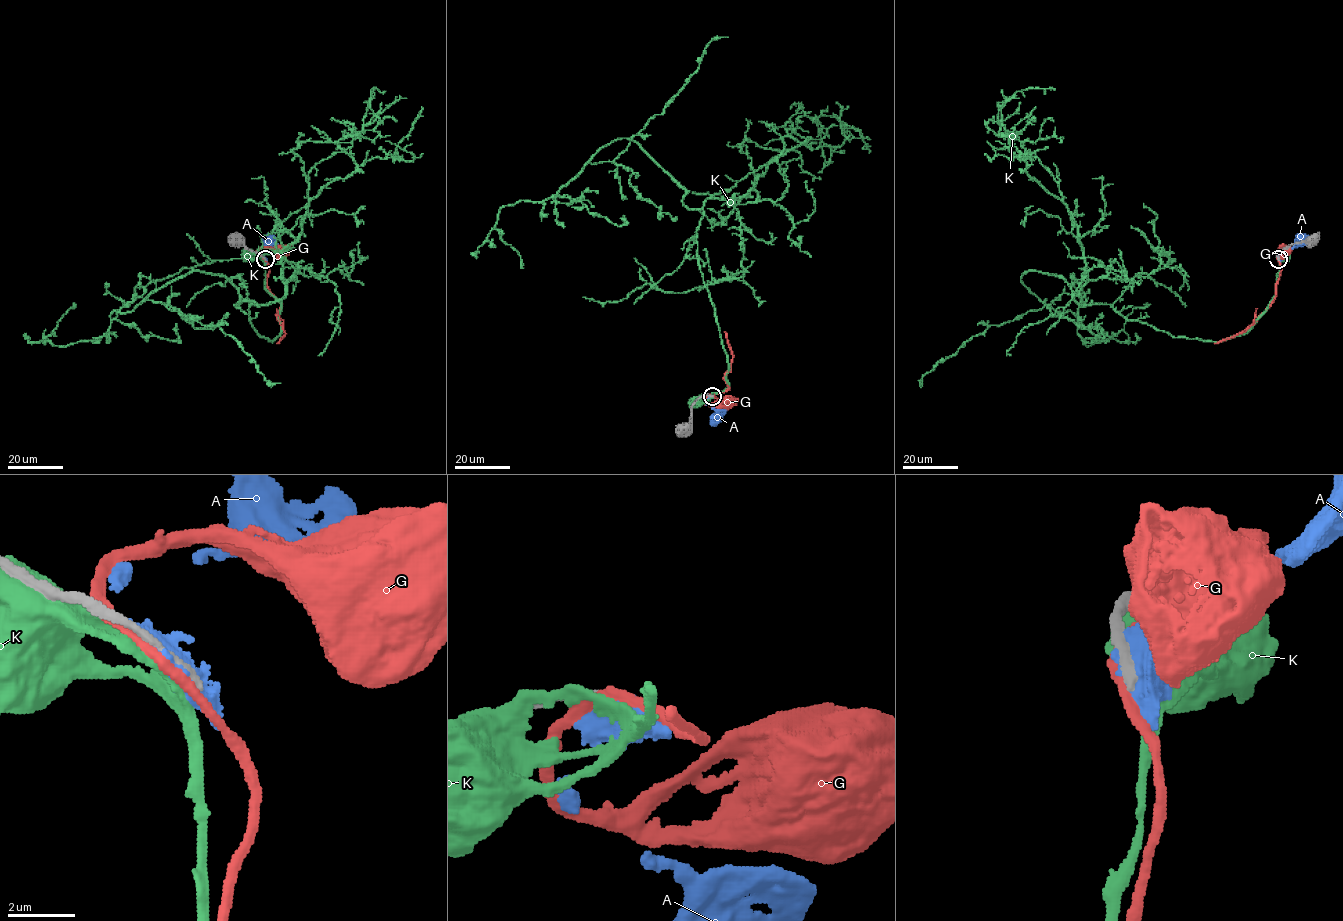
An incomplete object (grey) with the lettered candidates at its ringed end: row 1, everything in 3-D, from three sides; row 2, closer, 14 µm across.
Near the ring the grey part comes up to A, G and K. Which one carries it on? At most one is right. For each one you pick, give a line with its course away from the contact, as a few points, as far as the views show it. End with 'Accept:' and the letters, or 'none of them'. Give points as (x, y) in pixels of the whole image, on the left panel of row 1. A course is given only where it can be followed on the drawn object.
Accept: none of them

